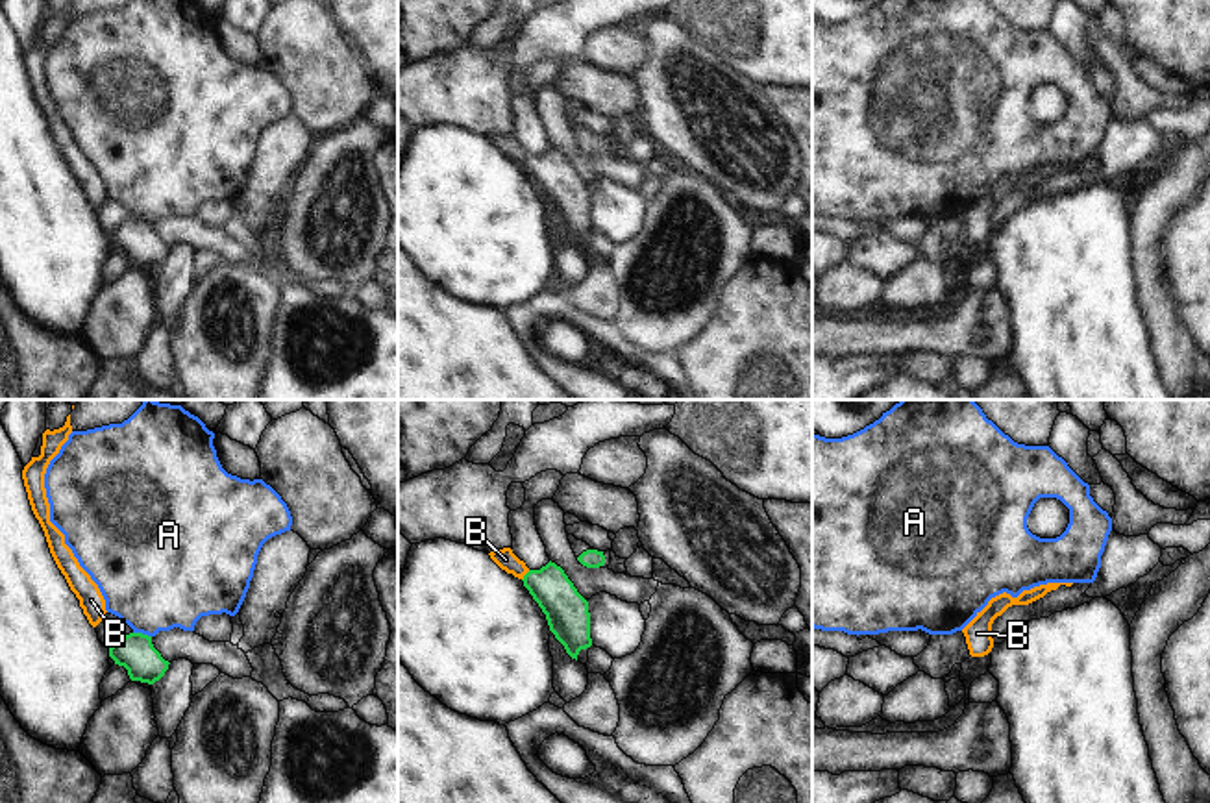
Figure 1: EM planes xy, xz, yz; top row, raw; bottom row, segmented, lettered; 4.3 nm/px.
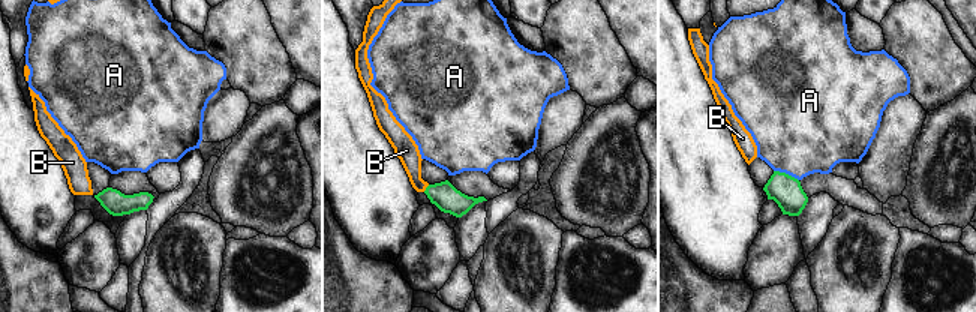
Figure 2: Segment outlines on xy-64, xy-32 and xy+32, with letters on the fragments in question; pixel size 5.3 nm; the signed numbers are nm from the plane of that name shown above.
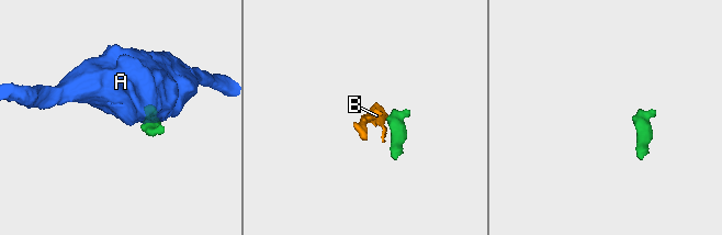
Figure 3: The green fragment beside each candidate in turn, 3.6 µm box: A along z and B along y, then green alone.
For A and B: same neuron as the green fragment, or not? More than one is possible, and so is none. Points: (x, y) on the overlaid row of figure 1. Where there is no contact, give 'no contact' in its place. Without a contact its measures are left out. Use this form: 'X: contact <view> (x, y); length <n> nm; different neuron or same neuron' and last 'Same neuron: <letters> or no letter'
A: contact xy (141, 633); length 80 nm; different neuron
B: contact xz (524, 576); length 60 nm; same neuron
Same neuron: B

